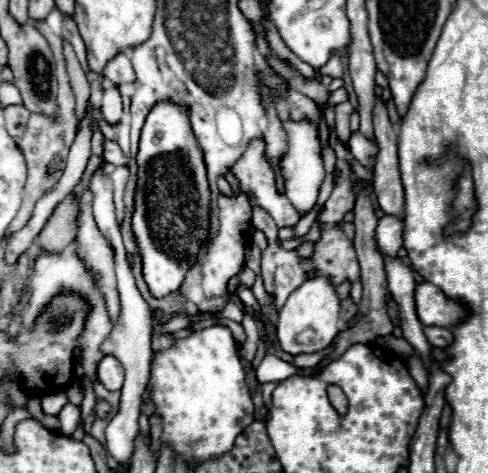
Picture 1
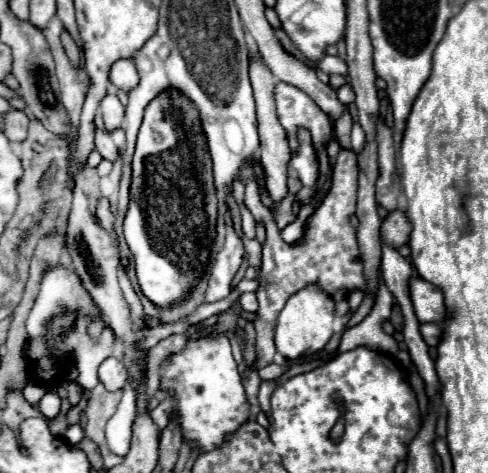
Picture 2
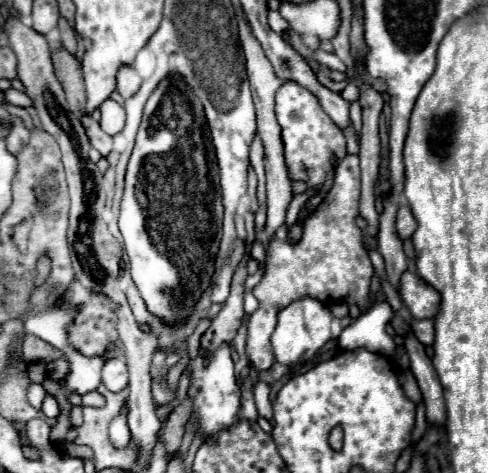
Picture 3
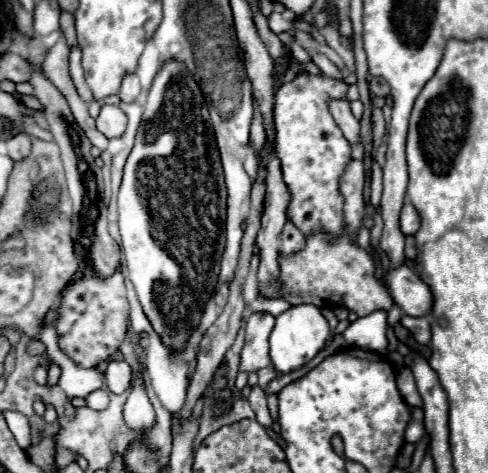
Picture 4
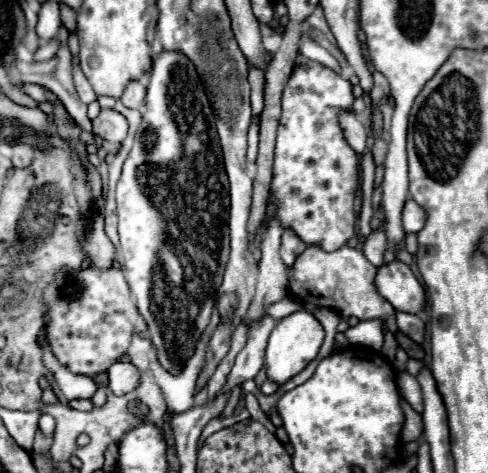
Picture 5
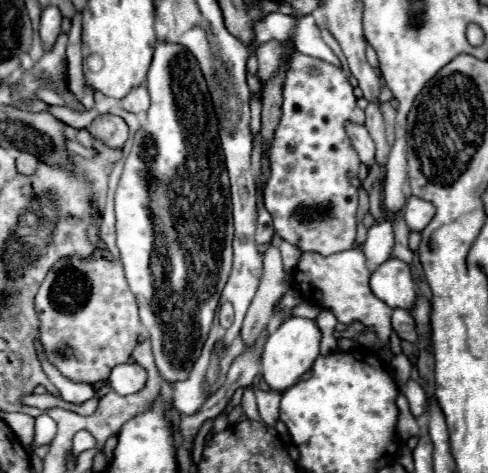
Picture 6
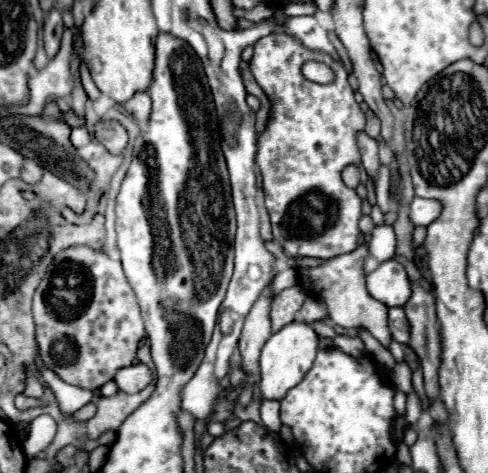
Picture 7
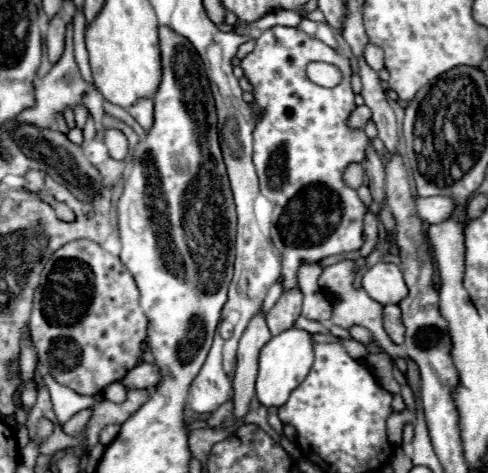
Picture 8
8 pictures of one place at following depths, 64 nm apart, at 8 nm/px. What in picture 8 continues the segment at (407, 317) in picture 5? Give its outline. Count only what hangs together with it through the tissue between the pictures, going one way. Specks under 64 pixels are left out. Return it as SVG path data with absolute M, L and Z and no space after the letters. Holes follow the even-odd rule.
M384 306L384 328L394 344L404 342L404 324L398 306Z

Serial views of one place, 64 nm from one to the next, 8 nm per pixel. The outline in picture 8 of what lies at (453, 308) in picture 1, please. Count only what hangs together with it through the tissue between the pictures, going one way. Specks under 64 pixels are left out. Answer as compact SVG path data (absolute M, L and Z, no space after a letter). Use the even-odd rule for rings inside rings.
M378 262L362 276L362 288L380 304L400 304L408 296L400 266L392 262Z

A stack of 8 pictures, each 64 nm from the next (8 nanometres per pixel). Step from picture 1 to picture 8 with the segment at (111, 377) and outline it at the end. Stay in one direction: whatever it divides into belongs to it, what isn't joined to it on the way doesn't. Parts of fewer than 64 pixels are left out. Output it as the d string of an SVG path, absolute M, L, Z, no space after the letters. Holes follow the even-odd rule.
M140 362L136 364L136 368L128 370L124 380L120 380L120 384L126 388L126 390L140 390L140 388L152 388L160 382L160 374L158 374L158 368L154 364L146 364L146 362Z

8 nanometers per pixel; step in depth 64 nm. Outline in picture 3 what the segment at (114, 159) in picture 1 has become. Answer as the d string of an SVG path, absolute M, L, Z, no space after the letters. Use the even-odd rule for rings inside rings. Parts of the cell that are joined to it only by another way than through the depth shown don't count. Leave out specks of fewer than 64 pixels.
M82 114L82 124L84 124L84 128L86 128L86 134L88 134L88 138L90 138L90 144L106 158L108 154L110 154L110 150L112 150L112 138L100 128L100 124L98 122L94 122L90 116L86 116L86 114Z

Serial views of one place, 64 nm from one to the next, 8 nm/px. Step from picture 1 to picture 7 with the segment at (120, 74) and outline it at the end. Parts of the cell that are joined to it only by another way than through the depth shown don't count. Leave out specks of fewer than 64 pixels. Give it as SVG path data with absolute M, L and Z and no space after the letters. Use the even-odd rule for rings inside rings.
M136 92L128 102L124 102L124 108L128 114L132 114L140 122L148 122L150 116L150 96L148 92Z

